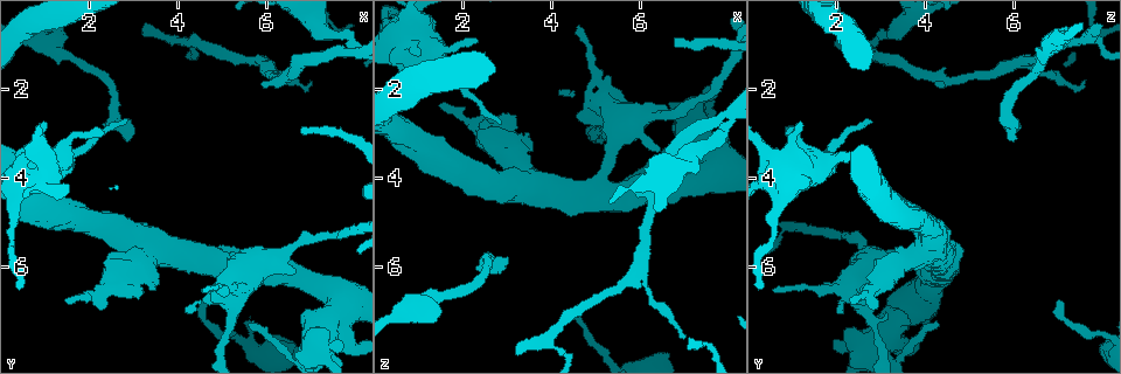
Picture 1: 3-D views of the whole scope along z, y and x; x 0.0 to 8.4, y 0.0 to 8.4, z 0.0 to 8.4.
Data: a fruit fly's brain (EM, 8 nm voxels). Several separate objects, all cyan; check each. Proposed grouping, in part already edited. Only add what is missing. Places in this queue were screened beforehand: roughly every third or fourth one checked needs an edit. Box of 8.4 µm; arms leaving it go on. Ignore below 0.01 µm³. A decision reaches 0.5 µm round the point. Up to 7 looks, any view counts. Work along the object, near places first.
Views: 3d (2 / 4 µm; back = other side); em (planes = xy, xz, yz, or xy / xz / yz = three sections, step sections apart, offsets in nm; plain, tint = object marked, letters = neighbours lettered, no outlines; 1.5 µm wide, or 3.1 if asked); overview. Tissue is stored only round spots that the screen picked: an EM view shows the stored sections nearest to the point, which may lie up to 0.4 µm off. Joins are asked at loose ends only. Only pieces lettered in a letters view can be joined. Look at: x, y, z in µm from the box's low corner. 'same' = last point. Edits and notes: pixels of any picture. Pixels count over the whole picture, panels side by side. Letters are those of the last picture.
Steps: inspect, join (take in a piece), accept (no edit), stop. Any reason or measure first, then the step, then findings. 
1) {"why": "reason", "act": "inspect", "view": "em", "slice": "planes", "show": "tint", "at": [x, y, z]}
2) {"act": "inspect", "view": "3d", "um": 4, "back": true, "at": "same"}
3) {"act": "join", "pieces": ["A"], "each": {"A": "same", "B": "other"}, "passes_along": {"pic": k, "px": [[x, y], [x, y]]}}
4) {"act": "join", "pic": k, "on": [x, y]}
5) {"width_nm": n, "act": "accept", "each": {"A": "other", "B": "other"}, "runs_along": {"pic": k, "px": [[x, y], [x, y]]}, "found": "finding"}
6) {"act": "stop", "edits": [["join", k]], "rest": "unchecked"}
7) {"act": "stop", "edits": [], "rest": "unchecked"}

{"why": "an open end", "act": "inspect", "view": "3d", "um": 4, "back": true, "at": [4.70, 6.75, 6.95]}

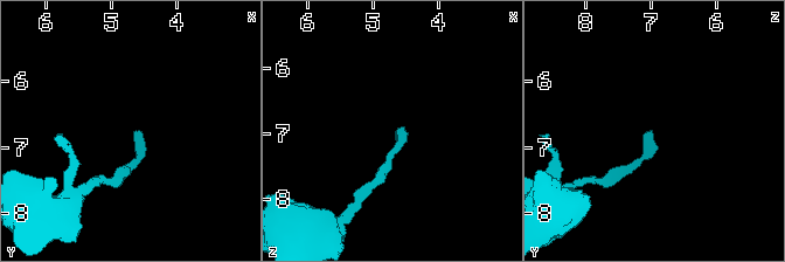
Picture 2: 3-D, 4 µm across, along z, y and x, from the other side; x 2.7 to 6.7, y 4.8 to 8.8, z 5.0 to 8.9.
{"act": "inspect", "view": "em", "slice": "yz", "step": 8, "show": "letters", "at": [4.65, 6.80, 6.95]}

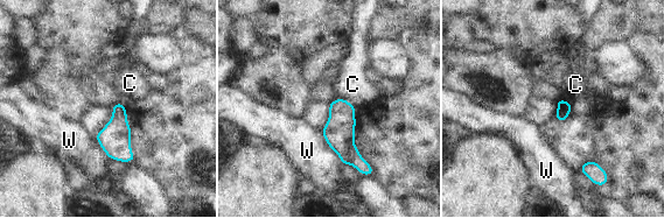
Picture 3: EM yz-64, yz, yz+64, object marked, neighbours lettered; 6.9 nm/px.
{"width_nm": 80, "act": "accept", "each": {"C": "other", "W": "other"}, "border": {"pic": 3, "px": [[337, 97], [348, 100], [355, 107]]}, "found": "no lettered piece goes on from it"}

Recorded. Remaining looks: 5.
{"why": "end of a long branch", "act": "inspect", "view": "em", "slice": "xy", "step": 8, "show": "letters", "at": [3.00, 3.10, 5.85]}

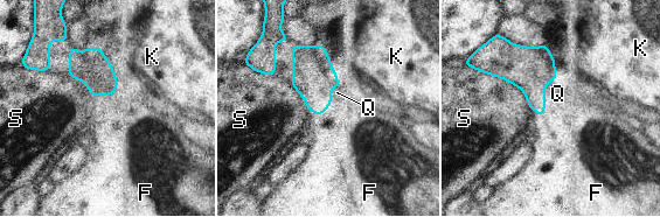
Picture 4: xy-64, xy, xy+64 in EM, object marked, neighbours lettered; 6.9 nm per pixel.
{"act": "inspect", "view": "em", "slice": "planes", "show": "letters", "at": "same"}

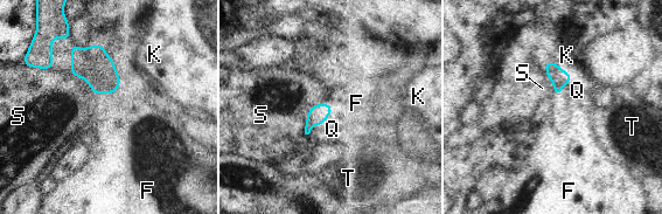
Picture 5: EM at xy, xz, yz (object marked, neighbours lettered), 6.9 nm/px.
{"act": "join", "pieces": ["F"], "each": {"F": "same", "K": "other", "Q": "other", "S": "other", "T": "other"}, "passes_along": {"pic": 5, "px": [[92, 64], [117, 88], [130, 122]]}, "found": "it goes on there"}

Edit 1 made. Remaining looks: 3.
{"act": "inspect", "view": "overview"}

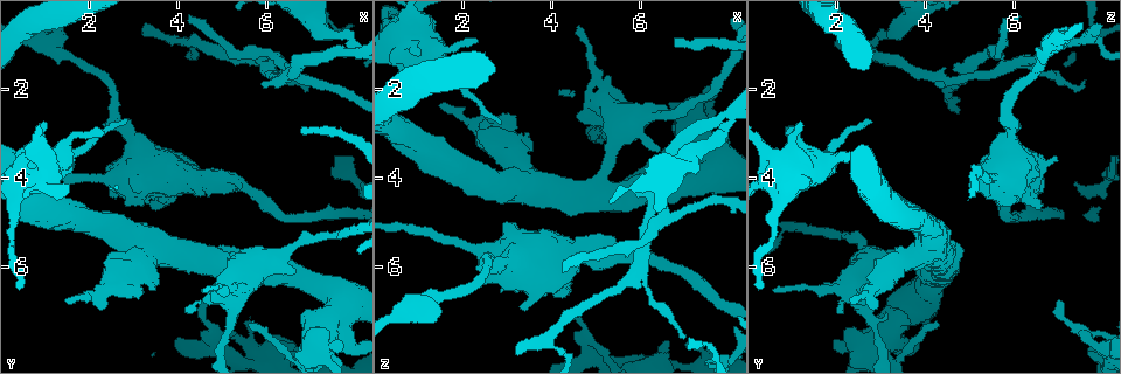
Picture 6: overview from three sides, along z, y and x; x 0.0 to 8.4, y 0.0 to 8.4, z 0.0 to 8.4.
{"why": "free end", "act": "inspect", "view": "3d", "um": 2, "at": [5.55, 7.30, 4.25]}

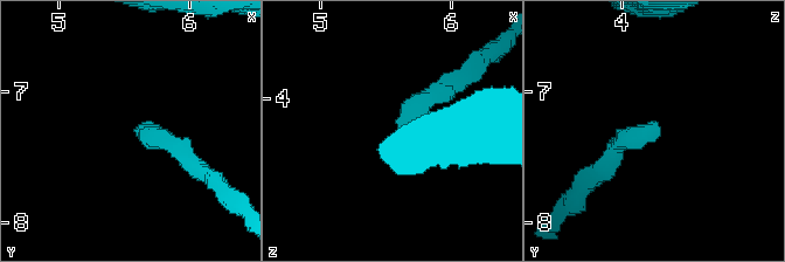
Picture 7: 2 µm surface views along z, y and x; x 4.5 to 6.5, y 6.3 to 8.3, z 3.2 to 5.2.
{"why": "shape alone is not enough", "act": "inspect", "view": "em", "slice": "planes", "show": "letters", "at": [5.60, 7.26, 4.24]}

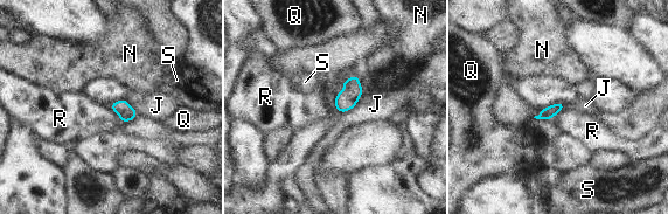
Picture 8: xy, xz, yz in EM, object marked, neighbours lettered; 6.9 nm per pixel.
{"act": "accept", "each": {"J": "other", "N": "other", "Q": "other", "R": "other", "S": "other"}, "border": {"pic": 8, "px": [[109, 106], [123, 122]]}, "found": "none of them fits"}

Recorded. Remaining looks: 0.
{"act": "stop", "edits": [["join", 5]], "rest": "unchecked"}

